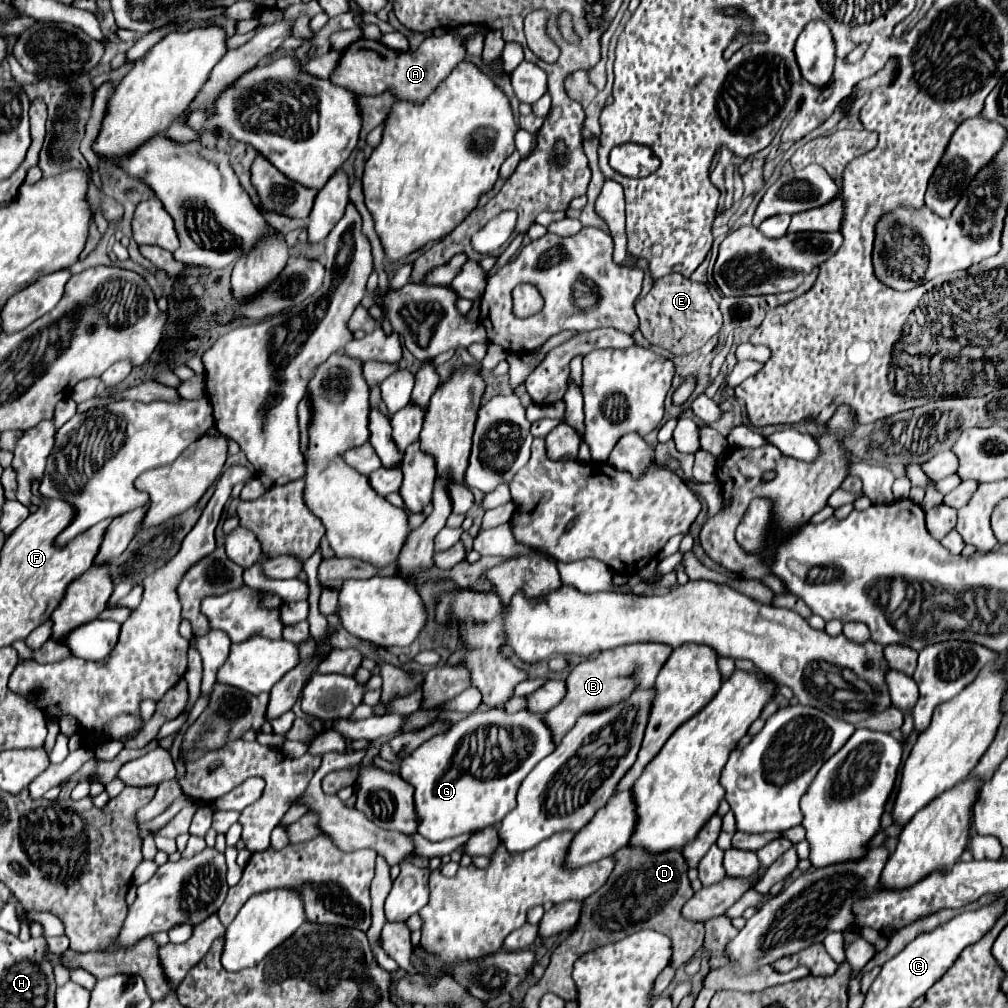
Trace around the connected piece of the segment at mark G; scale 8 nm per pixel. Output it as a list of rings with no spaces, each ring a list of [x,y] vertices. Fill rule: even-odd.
[[[475,711],[445,733],[427,739],[401,761],[403,779],[415,787],[415,809],[421,819],[419,833],[429,841],[443,841],[447,837],[473,833],[493,823],[501,823],[503,817],[517,805],[515,795],[521,781],[553,749],[555,743],[551,729],[545,723],[545,713],[531,711]],[[471,737],[475,737],[475,743],[487,743],[487,739],[503,739],[505,749],[499,757],[499,777],[475,777],[465,767],[465,759],[471,755],[469,749],[465,749],[465,743]]]

